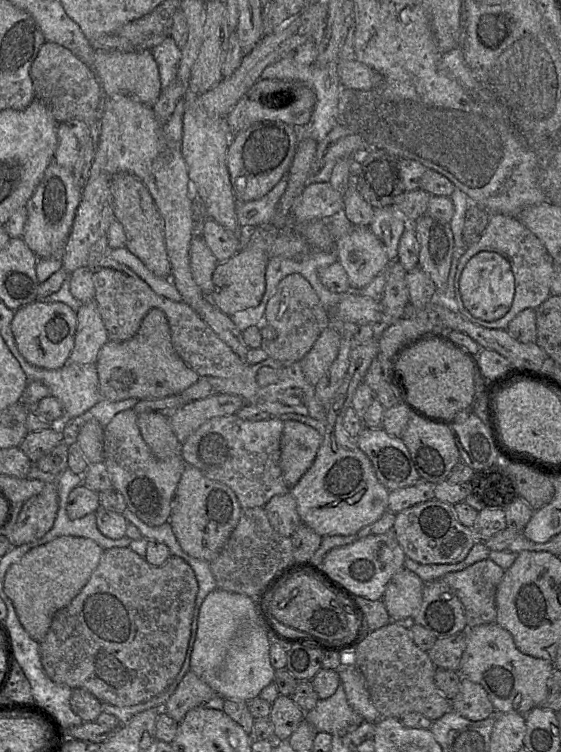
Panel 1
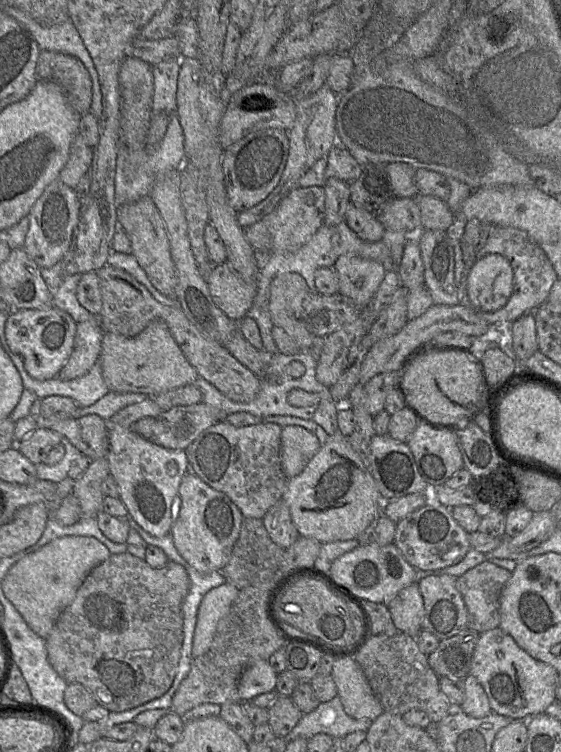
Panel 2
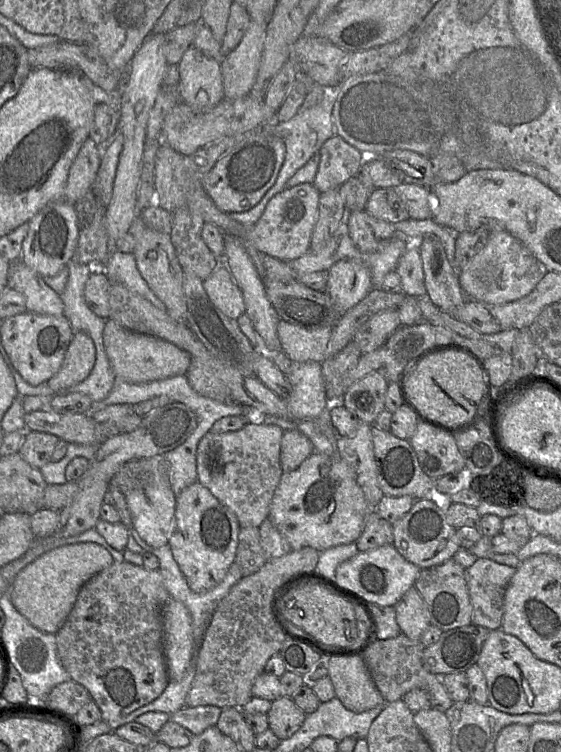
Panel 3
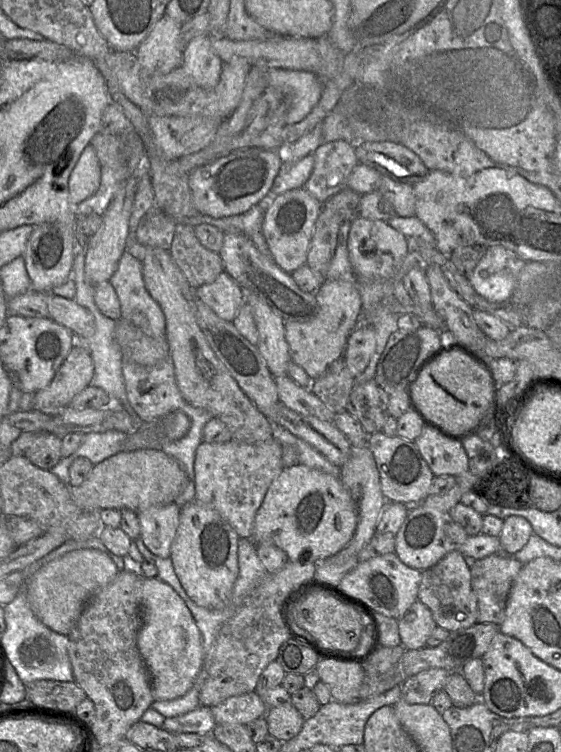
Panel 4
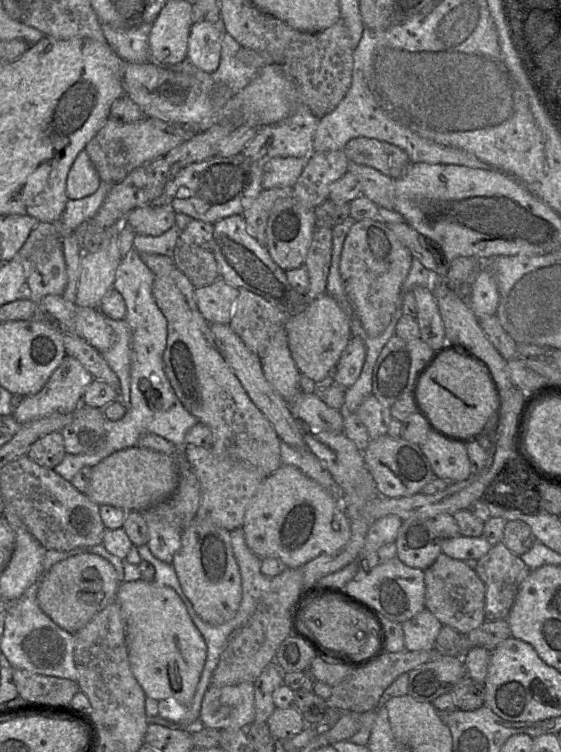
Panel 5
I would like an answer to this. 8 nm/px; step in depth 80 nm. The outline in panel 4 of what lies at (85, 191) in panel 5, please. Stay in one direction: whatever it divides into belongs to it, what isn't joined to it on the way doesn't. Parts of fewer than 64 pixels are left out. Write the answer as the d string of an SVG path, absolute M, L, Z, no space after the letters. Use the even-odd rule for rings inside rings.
M91 143L82 151L68 179L69 202L76 206L93 195L101 179L100 164Z

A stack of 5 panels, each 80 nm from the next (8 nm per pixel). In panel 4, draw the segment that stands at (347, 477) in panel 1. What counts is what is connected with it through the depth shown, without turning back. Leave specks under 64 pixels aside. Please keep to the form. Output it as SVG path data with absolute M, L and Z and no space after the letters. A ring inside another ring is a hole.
M305 465L284 467L272 482L259 507L251 539L255 544L272 543L282 549L289 561L319 563L339 553L351 541L357 526L357 506L341 480Z

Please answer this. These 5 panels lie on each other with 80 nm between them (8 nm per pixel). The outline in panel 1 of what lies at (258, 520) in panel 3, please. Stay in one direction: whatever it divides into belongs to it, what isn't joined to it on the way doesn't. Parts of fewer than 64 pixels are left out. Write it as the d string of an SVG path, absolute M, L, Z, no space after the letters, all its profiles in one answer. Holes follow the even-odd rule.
M237 415L212 418L184 442L182 457L207 478L231 488L242 509L264 507L275 495L289 491L280 466L283 426L283 421L273 417L260 422L243 420Z

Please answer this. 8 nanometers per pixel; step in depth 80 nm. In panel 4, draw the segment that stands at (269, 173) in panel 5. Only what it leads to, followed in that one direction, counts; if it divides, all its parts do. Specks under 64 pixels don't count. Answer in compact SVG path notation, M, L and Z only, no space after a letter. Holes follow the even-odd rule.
M313 154L293 164L284 164L275 177L269 194L276 197L287 191L303 187L309 179L314 166Z

